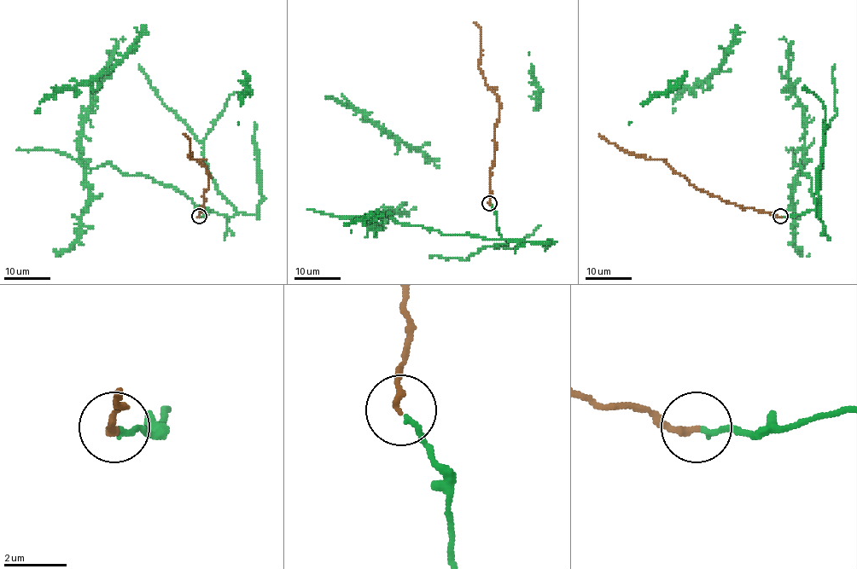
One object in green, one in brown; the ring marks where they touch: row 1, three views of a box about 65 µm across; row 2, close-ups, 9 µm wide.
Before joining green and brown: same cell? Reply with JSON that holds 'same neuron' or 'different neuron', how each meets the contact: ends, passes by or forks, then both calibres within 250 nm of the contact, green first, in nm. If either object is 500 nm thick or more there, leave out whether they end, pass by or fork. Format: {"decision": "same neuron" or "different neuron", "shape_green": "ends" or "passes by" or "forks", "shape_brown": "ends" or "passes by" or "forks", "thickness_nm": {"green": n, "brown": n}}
{"decision": "same neuron", "shape_green": "ends", "shape_brown": "ends", "thickness_nm": {"green": 160, "brown": 200}}

